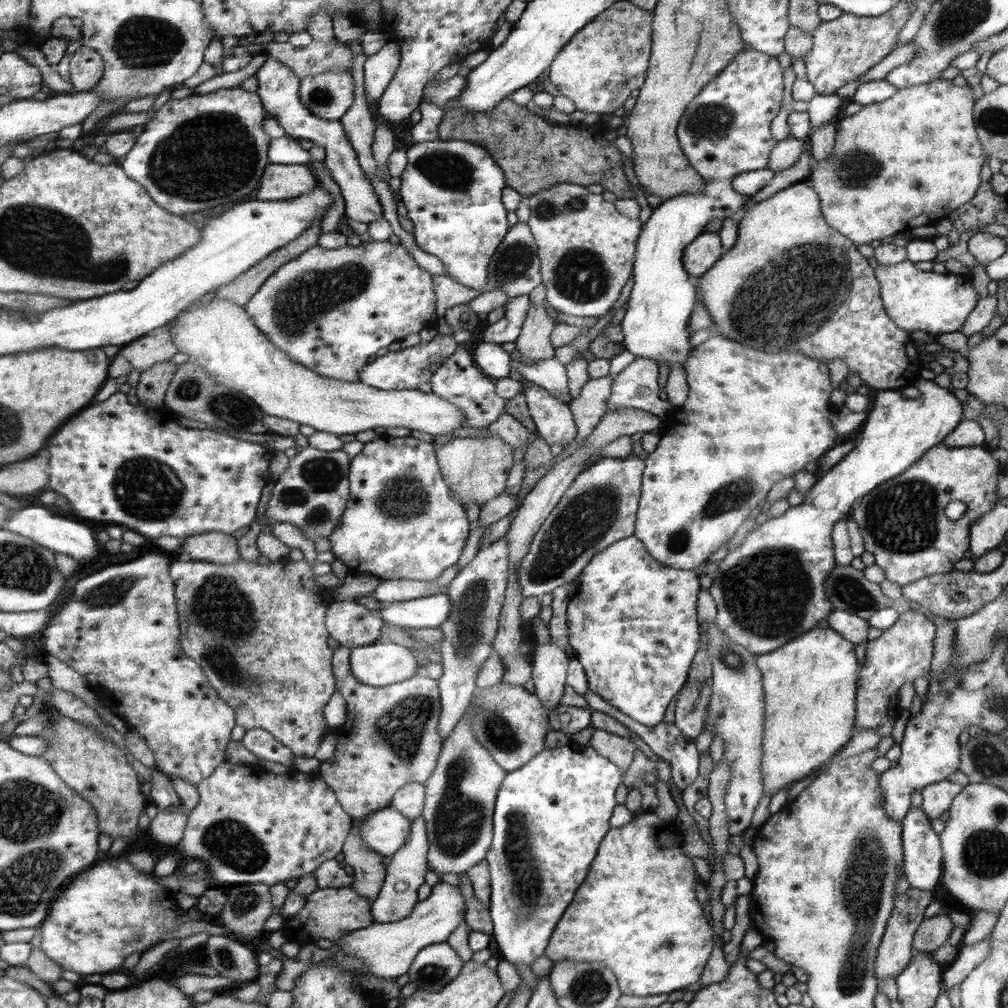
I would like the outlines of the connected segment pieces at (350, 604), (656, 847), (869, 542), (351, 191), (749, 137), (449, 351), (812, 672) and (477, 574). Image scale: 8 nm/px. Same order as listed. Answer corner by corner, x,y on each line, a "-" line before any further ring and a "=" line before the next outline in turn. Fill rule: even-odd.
356,600
333,602
327,614
327,628
340,646
350,650
374,643
381,636
383,620
=
649,811
644,813
643,815
633,815
633,819
630,822
624,823
620,828
610,828
608,832
604,835
604,838
600,841
598,850
596,852
596,858
592,860
592,864
588,870
588,874
586,878
584,878
584,882
578,886
576,890
576,894
570,904
567,906
566,912
563,914
563,917
560,918
559,924
556,925
555,932
551,934
550,944
547,946
547,950
545,955
552,960
553,963
558,963
566,960
574,960
578,962
601,962
604,966
607,966
608,970
611,970
618,979
619,989
622,991
623,994
629,994
630,996
656,996
656,994
670,994
671,992
676,992
676,990
684,989
686,986
690,986
690,984
694,984
694,982
698,982
701,980
701,976
703,976
703,972
705,971
705,966
707,966
707,962
712,956
713,950
715,950
715,942
713,936
713,930
710,930
710,924
708,924
708,918
704,916
704,910
702,910
702,906
700,906
700,902
696,900
696,880
698,880
698,874
696,870
696,866
693,865
693,860
684,853
682,850
682,845
677,845
672,841
669,841
669,836
673,836
673,832
677,829
679,832
678,825
675,821
668,821
660,819
655,812
=
944,444
936,445
924,456
917,461
911,469
906,473
899,474
898,477
892,478
890,482
883,482
884,486
880,485
872,493
864,496
854,507
850,514
852,520
859,524
859,531
865,542
865,549
872,552
875,556
875,564
884,570
885,580
896,583
898,586
910,585
914,581
919,581
921,578
929,577
936,574
944,574
944,572
954,571
956,562
960,562
964,558
964,552
970,548
970,529
971,526
978,522
985,514
988,514
997,504
998,496
996,496
996,488
998,488
998,474
1000,474
1000,466
998,461
993,457
990,450
984,450
982,446
973,446
966,448
952,448
-
960,500
967,506
966,513
958,520
950,520
944,514
944,508
950,501
=
268,56
267,60
258,68
255,77
257,78
257,93
263,99
264,108
268,111
269,116
273,116
278,121
279,127
286,131
286,135
297,142
312,141
314,145
319,145
326,151
324,164
332,179
341,188
346,203
345,217
356,222
364,222
364,224
378,221
384,215
384,210
382,210
372,185
360,168
356,152
347,141
341,122
314,116
302,104
299,97
301,78
280,60
=
750,48
739,50
727,68
708,82
699,96
687,106
678,126
679,143
682,144
684,155
702,179
728,181
740,173
768,169
772,150
777,144
770,134
770,124
782,106
782,92
782,66
776,57
=
438,333
428,343
418,343
398,351
388,351
386,355
377,358
376,362
363,366
360,381
380,390
414,390
424,382
430,383
440,366
456,352
459,345
453,334
=
814,626
772,653
755,656
764,674
763,796
808,776
832,760
855,731
859,660
855,646
829,628
=
504,535
491,545
480,548
474,559
458,571
448,587
447,593
453,602
453,608
448,621
439,628
442,632
440,663
444,674
437,681
442,699
439,726
443,742
469,708
477,688
480,667
493,652
505,592
508,589
509,564
509,542

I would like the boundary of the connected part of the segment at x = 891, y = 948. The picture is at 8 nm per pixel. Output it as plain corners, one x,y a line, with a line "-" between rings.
911,888
900,899
895,899
895,909
887,922
886,932
883,934
882,944
879,946
879,952
875,958
875,974
879,980
890,980
891,978
896,980
897,976
902,974
902,971
908,968
912,962
914,957
912,948
914,933
925,918
926,907
933,901
933,892
916,889

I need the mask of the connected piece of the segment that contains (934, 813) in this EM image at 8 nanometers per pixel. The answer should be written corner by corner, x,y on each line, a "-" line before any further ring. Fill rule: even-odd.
948,780
928,785
921,790
921,809
931,820
938,819
943,812
950,808
954,797
964,788
962,784

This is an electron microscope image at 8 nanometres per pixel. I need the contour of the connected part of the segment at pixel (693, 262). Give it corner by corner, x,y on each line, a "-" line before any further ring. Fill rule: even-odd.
719,231
702,233
685,249
683,264
693,279
700,279
723,257
723,239

